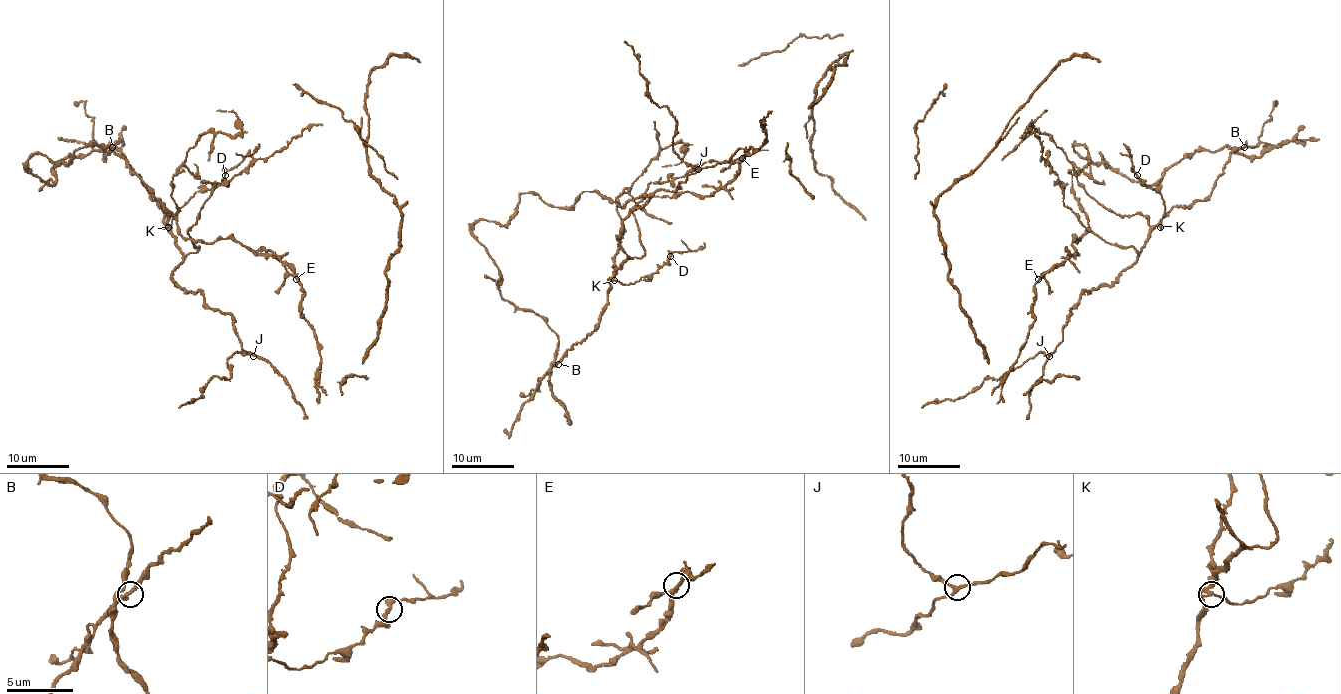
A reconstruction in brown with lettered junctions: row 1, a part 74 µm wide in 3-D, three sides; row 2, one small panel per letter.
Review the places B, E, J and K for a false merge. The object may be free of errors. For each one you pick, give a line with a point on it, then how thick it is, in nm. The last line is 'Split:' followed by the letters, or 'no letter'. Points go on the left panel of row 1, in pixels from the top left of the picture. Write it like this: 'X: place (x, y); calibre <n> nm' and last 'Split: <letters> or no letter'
K: place (168, 227); calibre 220 nm
Split: K

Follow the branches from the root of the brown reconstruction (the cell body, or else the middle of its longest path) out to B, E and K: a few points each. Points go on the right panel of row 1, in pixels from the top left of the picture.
B: (1227, 147), (1240, 153), (1244, 147)
E: (1227, 147), (1197, 150), (1143, 186), (1074, 145), (1087, 148), (1071, 193), (1088, 226), (1076, 254), (1038, 279)
K: (1227, 147), (1243, 153), (1243, 148), (1238, 148), (1230, 154), (1210, 193), (1187, 206), (1174, 206), (1160, 226)

